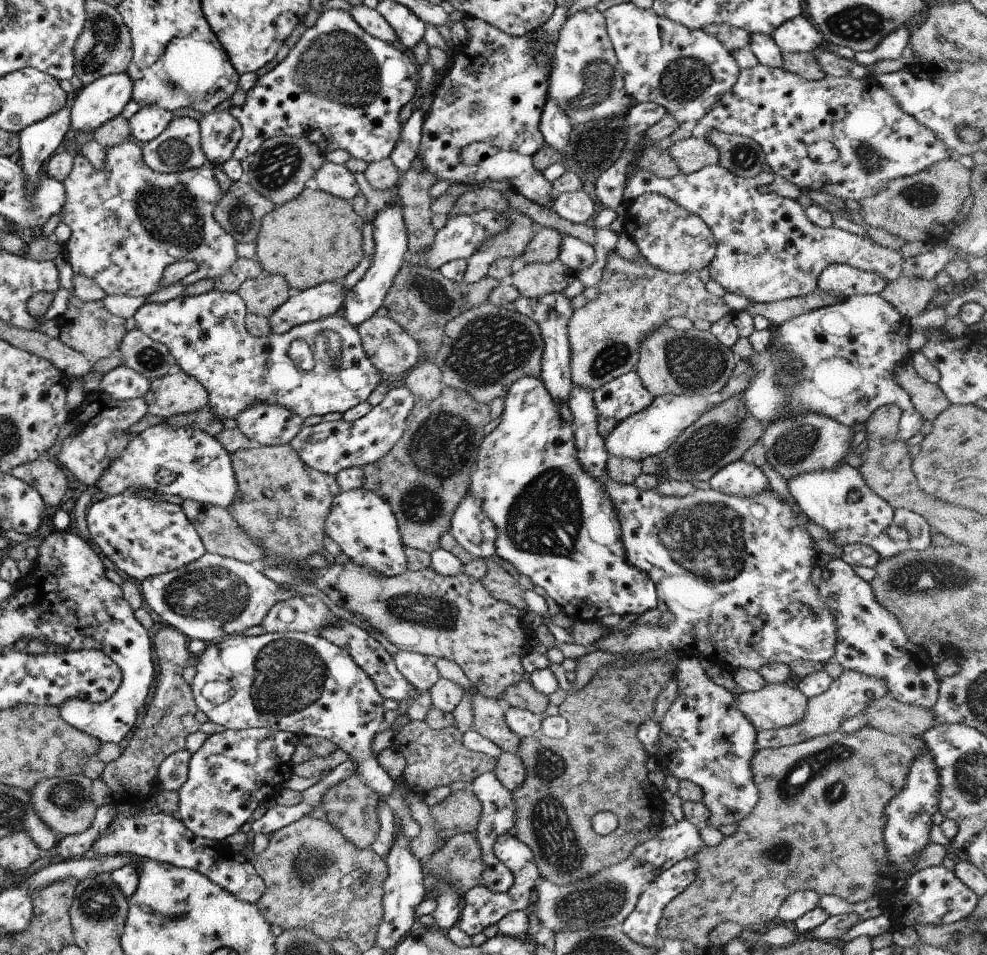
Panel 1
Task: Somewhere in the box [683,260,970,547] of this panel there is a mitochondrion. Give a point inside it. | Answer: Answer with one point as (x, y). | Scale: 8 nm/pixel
(794, 446)

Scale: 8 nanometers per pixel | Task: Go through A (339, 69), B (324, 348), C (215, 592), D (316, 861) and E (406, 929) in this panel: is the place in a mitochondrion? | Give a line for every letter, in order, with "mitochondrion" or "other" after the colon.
A: mitochondrion
B: mitochondrion
C: mitochondrion
D: mitochondrion
E: other

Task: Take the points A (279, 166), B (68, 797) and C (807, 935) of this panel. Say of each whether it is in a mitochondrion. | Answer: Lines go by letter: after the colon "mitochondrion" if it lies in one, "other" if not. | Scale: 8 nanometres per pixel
A: mitochondrion
B: mitochondrion
C: other

